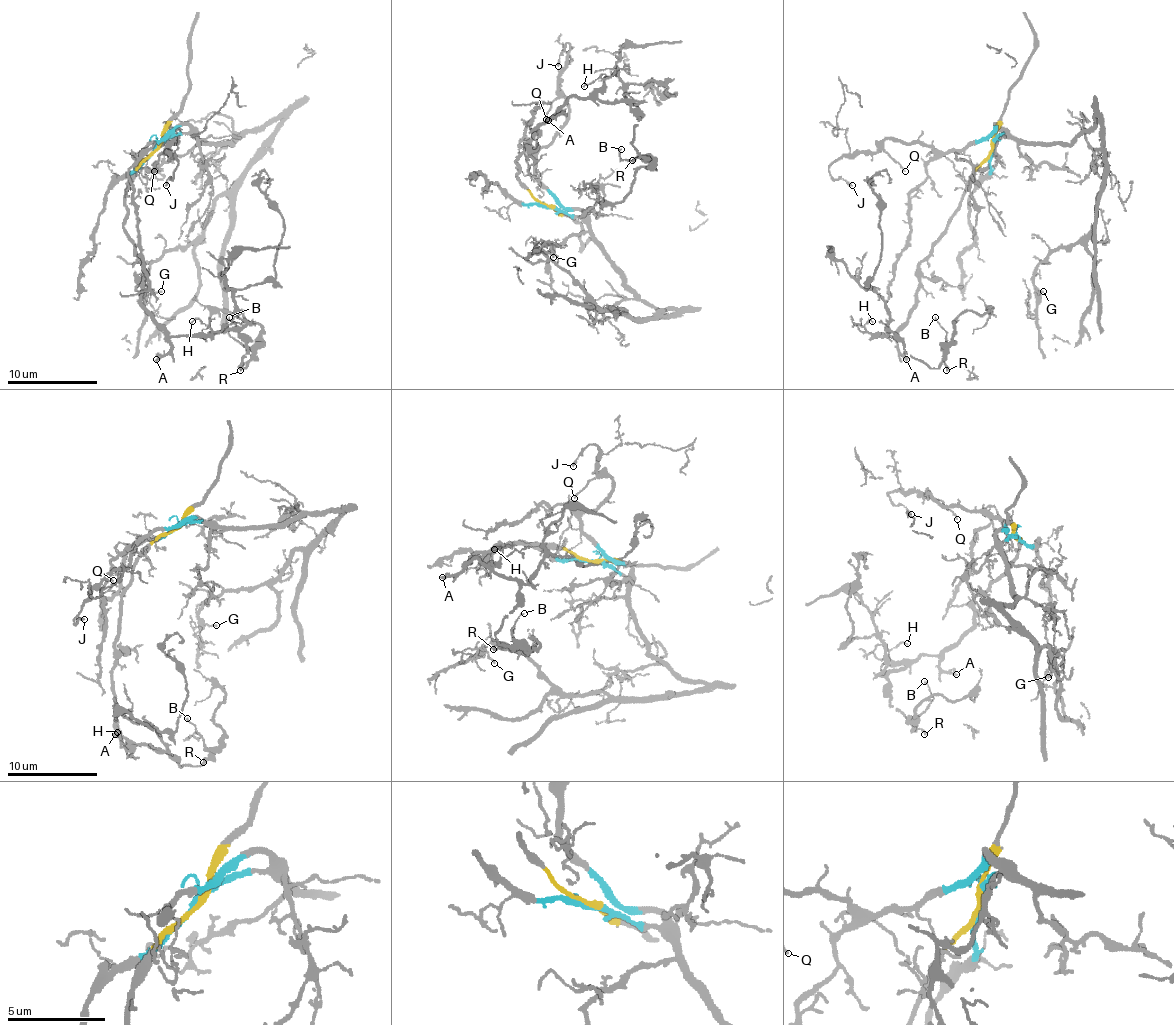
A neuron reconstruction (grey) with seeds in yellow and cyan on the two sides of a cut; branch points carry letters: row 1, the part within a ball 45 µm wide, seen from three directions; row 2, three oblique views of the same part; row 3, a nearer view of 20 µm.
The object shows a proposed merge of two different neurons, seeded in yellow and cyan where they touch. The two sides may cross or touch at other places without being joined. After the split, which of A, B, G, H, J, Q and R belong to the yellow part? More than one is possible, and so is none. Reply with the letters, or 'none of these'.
A, B, H, R

